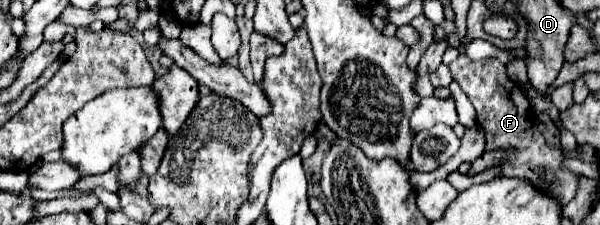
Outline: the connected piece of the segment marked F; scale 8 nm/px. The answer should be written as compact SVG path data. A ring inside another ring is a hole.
M458 54L458 58L450 64L450 72L452 78L460 84L460 88L470 98L472 106L476 108L478 126L486 134L486 150L508 148L508 146L518 148L518 152L506 162L506 166L502 164L502 176L518 176L518 178L532 180L540 190L548 190L548 194L556 194L562 206L568 204L574 198L578 176L560 168L562 152L550 148L544 136L534 128L534 114L530 110L530 104L524 98L522 90L516 88L514 82L508 78L504 64L496 58L474 62L466 54Z

